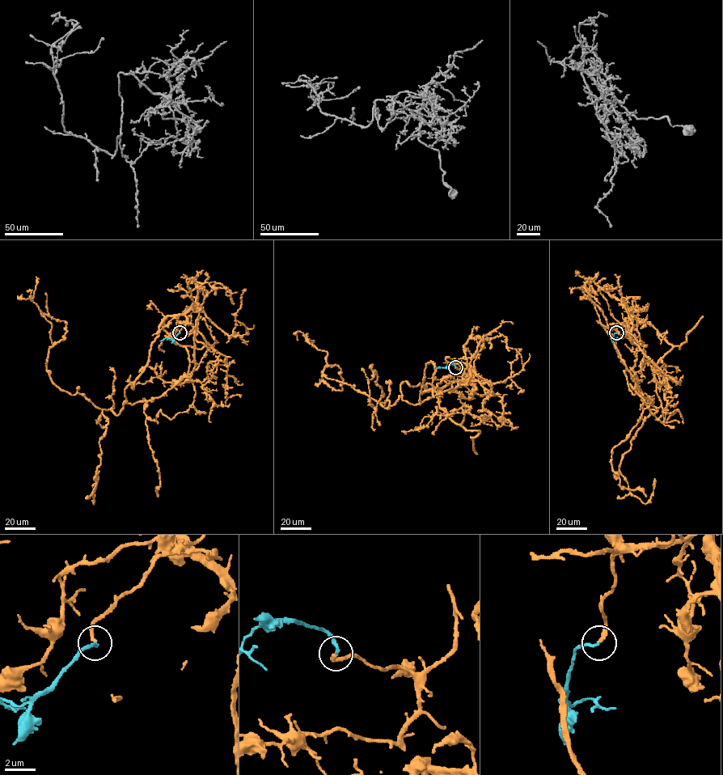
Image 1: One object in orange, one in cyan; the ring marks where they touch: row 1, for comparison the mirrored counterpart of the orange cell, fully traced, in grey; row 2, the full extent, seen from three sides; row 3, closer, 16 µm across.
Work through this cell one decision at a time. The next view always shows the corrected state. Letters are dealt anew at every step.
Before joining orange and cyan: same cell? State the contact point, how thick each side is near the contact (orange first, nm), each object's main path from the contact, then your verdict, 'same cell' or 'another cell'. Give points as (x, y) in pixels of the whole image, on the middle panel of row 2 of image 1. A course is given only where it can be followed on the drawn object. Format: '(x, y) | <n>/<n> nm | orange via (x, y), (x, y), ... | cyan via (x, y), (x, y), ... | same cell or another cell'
(455, 367) | 260/200 nm | orange via (455, 368), (462, 381), (429, 391), (404, 381), (387, 408), (322, 377), (336, 365), (341, 391), (322, 373) | cyan via (455, 367), (449, 364), (445, 368), (435, 368) | same cell

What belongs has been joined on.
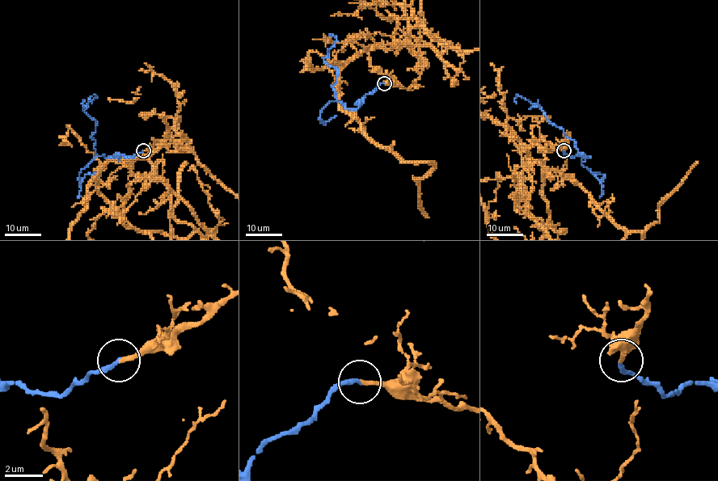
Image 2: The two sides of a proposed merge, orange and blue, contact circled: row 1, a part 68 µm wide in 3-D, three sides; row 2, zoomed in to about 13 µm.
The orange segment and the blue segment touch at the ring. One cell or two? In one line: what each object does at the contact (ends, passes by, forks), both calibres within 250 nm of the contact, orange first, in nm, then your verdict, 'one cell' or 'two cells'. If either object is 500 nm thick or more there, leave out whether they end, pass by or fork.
orange ends; blue ends; calibres 220 and 220 nm; one cell

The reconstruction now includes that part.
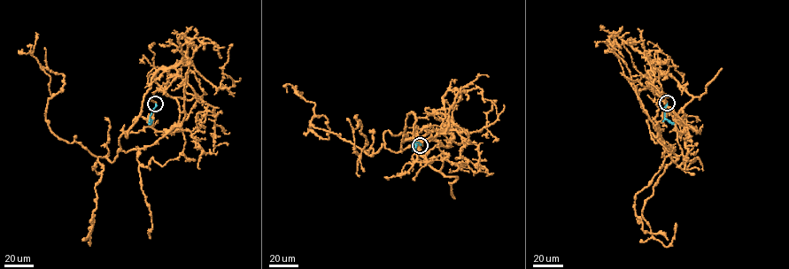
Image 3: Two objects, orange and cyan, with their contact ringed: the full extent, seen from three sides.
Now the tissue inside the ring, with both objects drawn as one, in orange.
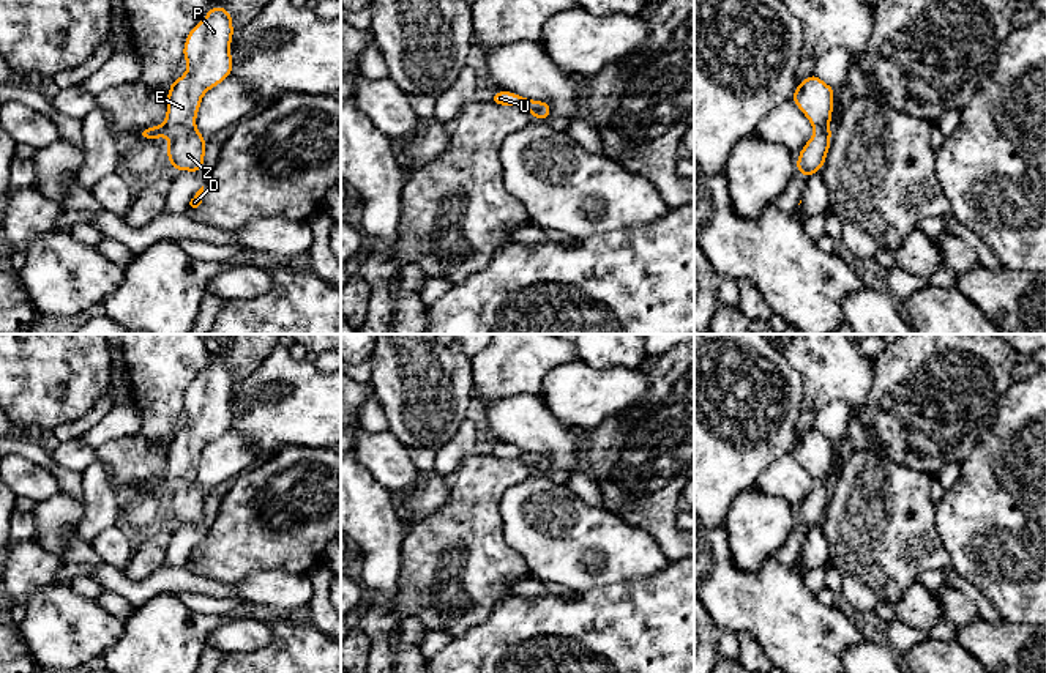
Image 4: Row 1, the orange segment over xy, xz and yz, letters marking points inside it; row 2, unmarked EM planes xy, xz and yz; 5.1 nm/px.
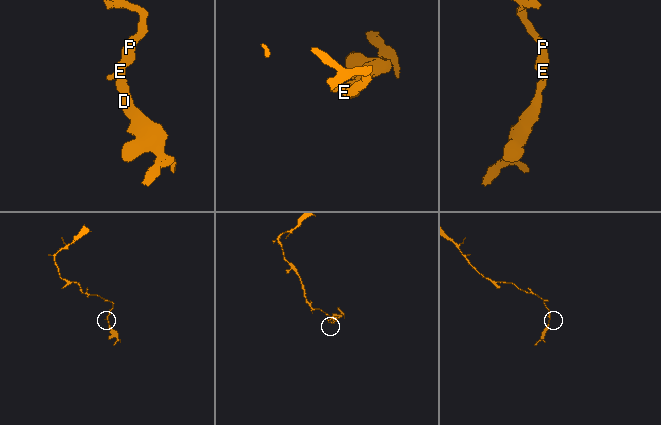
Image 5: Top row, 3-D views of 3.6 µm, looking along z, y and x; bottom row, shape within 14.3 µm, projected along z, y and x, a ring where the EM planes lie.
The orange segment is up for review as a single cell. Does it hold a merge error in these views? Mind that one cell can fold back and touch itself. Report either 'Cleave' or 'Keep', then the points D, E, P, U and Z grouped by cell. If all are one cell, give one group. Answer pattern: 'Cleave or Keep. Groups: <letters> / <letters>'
Keep. Groups: D E P U Z

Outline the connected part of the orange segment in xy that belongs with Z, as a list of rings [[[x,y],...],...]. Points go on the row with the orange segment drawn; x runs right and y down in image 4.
[[[210,6],[208,14],[186,36],[183,57],[188,61],[188,69],[169,88],[166,121],[161,126],[147,128],[137,134],[140,139],[167,136],[167,159],[175,170],[199,172],[204,167],[205,137],[196,129],[196,117],[204,95],[232,73],[232,36],[230,13],[222,6]]]

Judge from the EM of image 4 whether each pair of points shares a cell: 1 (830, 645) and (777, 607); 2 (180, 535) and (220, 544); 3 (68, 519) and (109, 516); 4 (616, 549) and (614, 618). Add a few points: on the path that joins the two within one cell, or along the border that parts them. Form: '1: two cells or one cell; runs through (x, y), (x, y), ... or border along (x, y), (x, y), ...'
1: one cell; runs through (818, 639), (808, 639), (789, 620)
2: two cells; border along (220, 505), (209, 531), (202, 538)
3: two cells; border along (85, 501), (85, 509), (78, 525), (78, 541)
4: two cells; border along (650, 576), (641, 580), (605, 583), (578, 591)

